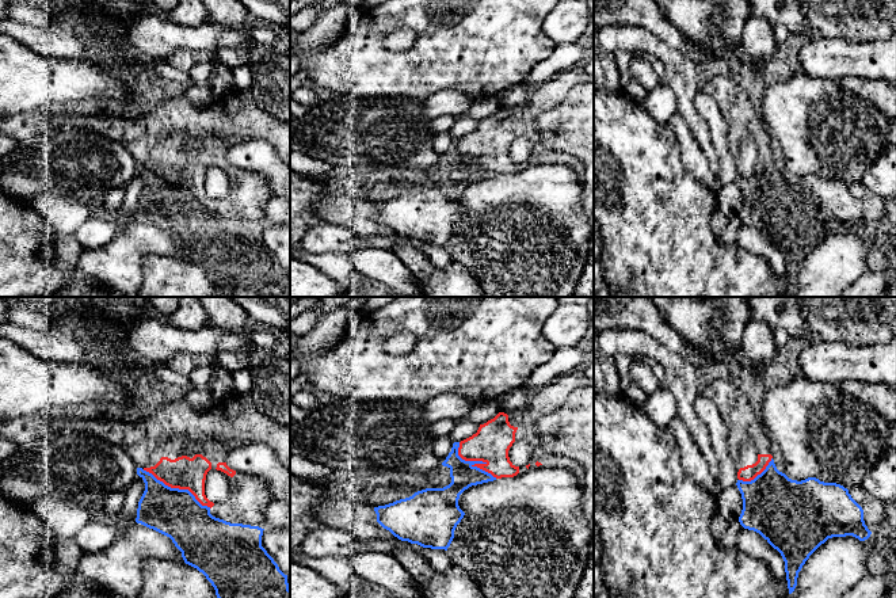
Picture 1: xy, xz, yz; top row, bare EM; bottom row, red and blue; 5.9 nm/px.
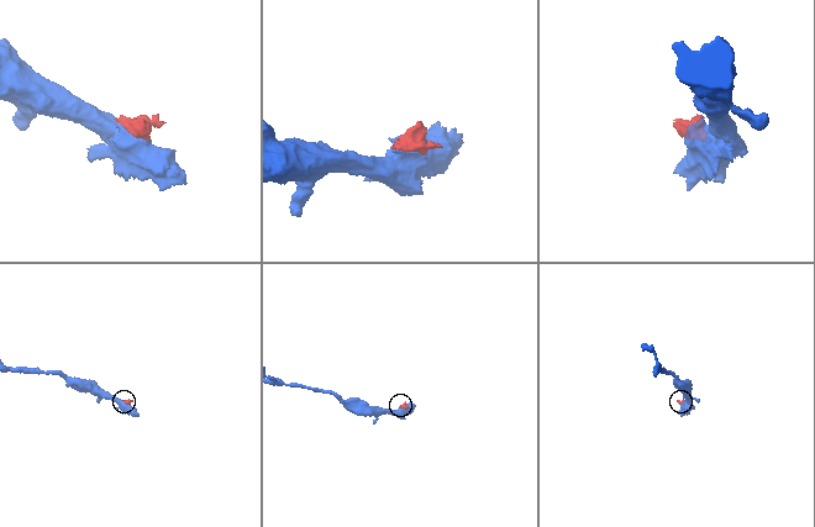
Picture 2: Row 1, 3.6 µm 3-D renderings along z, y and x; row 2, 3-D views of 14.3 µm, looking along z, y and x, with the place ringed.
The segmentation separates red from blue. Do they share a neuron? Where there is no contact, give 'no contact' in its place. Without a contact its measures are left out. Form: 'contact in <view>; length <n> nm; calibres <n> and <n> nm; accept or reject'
contact in xz; length 320 nm; calibres 220 and 150 nm; reject

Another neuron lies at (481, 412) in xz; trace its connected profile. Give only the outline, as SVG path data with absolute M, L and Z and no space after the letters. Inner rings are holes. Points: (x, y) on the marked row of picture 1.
M496 400L484 401L484 403L473 404L470 412L462 419L469 419L477 424L484 424L488 420L493 419L499 412L500 410Z

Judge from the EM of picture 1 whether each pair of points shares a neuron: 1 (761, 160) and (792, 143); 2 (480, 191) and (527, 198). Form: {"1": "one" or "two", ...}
{"1": "two", "2": "one"}

